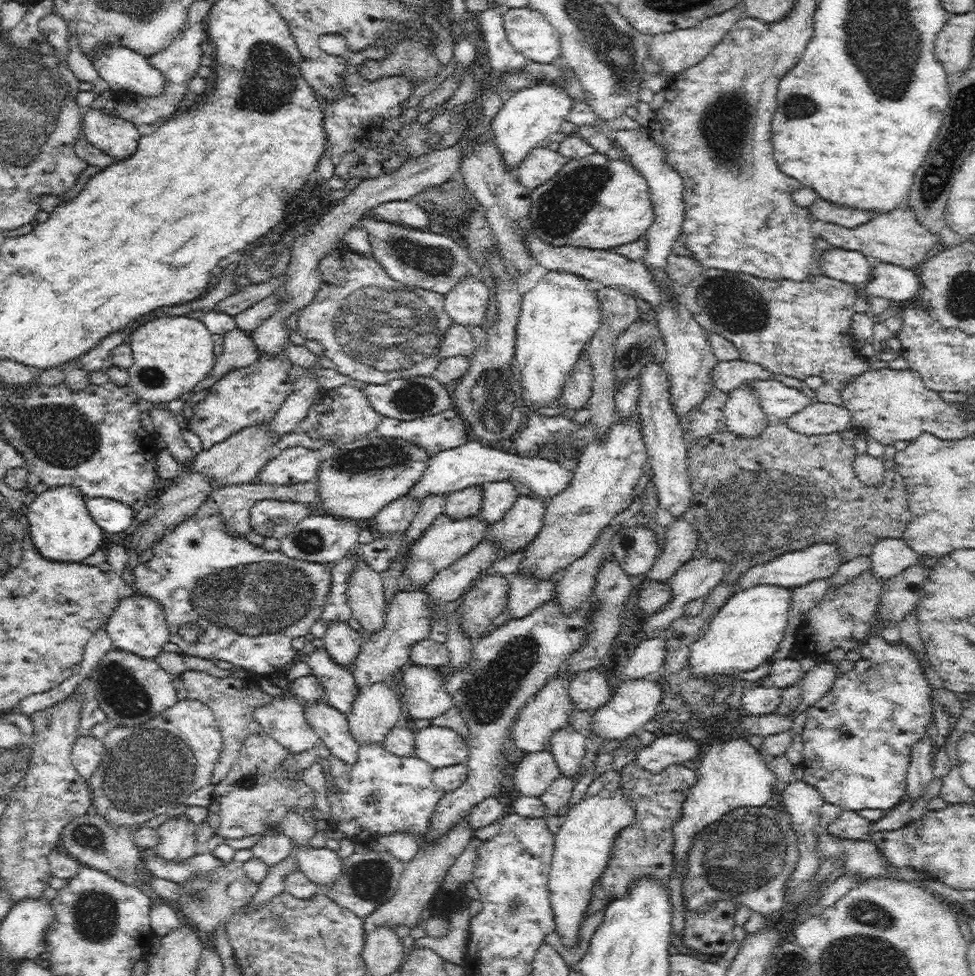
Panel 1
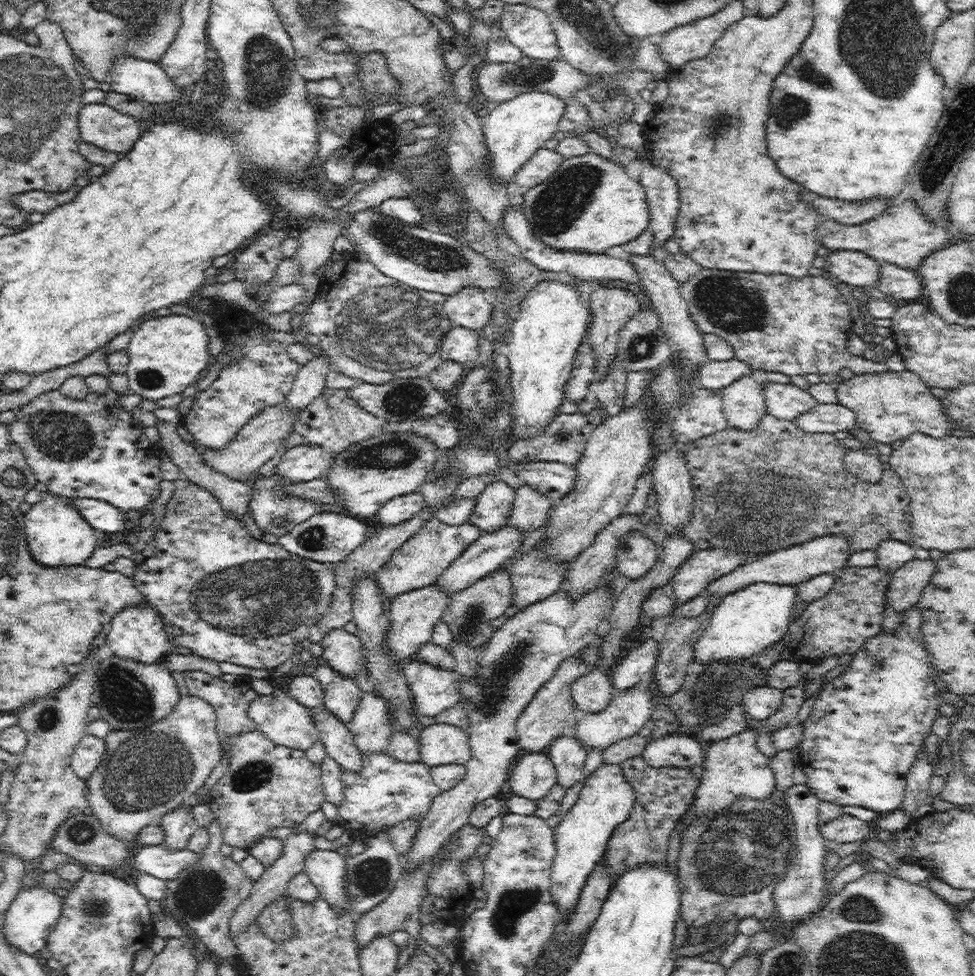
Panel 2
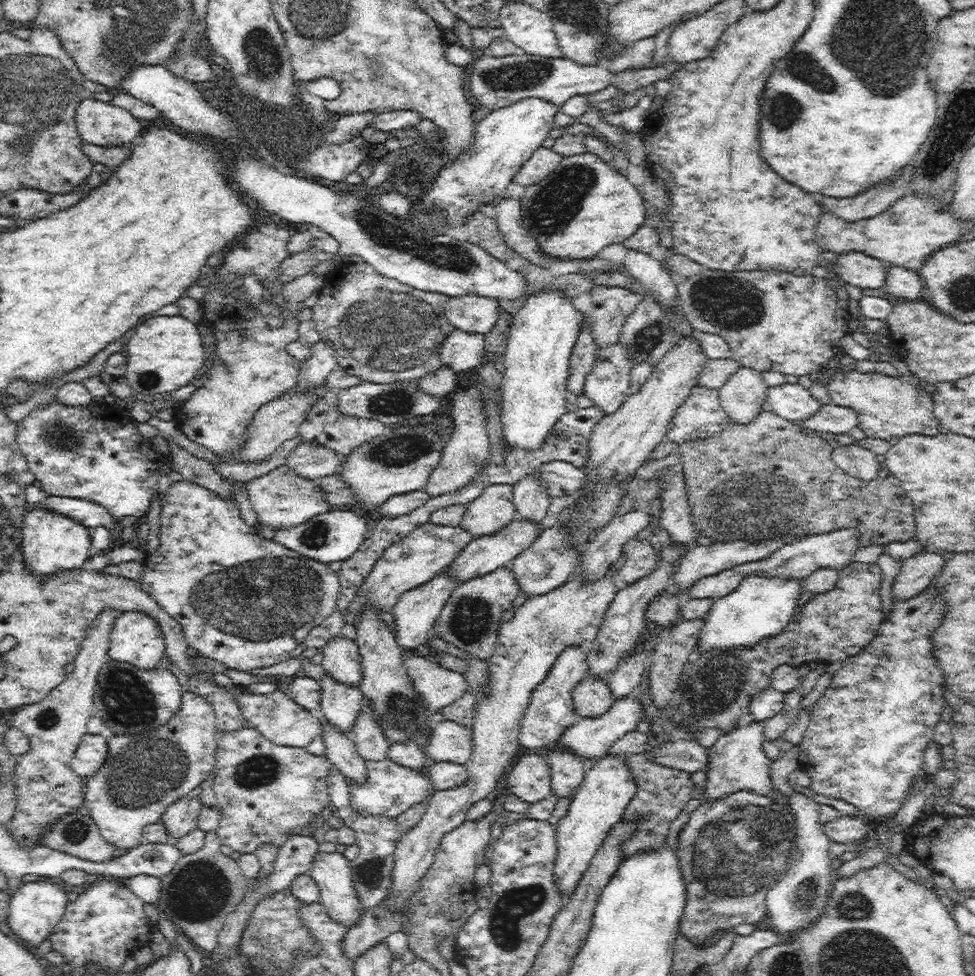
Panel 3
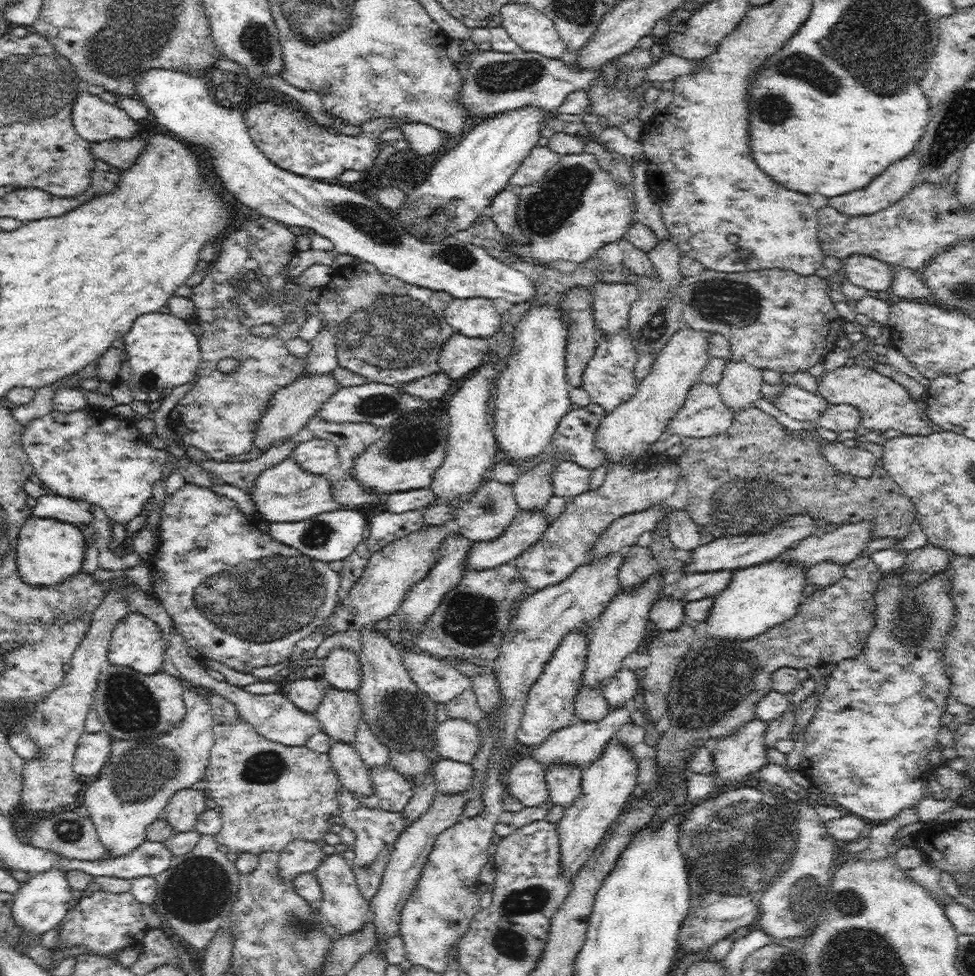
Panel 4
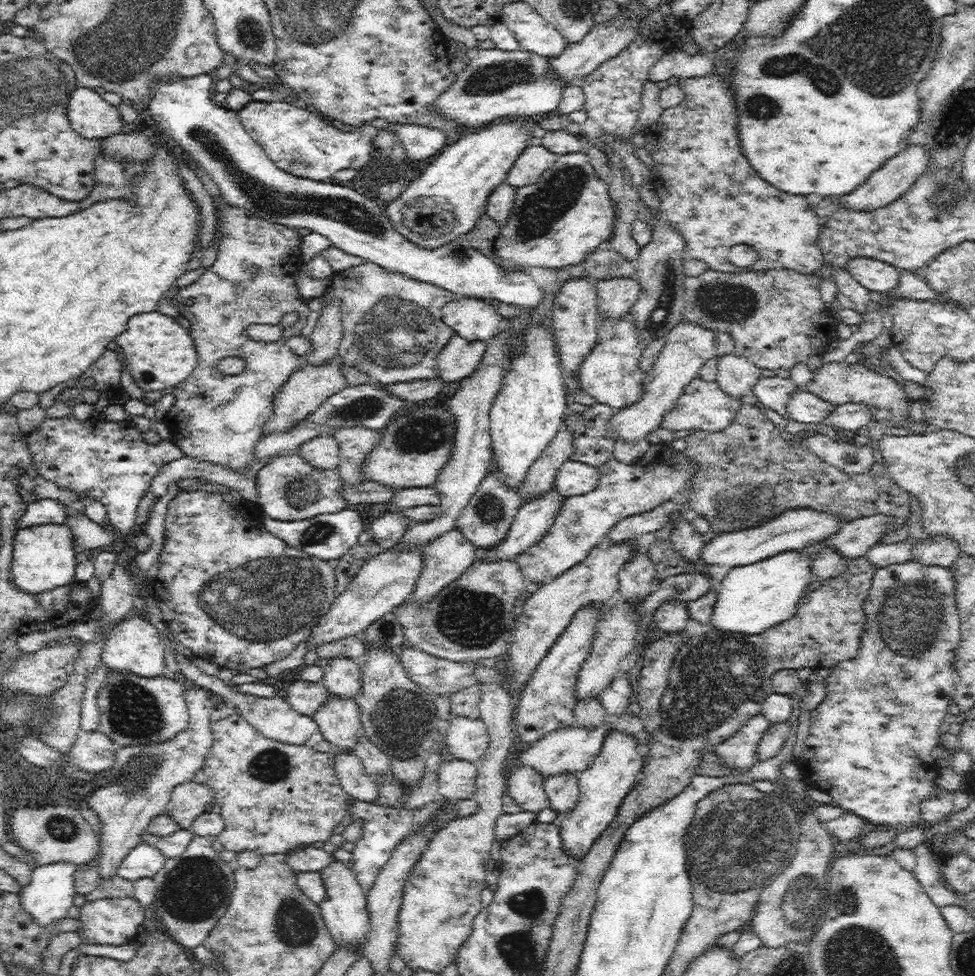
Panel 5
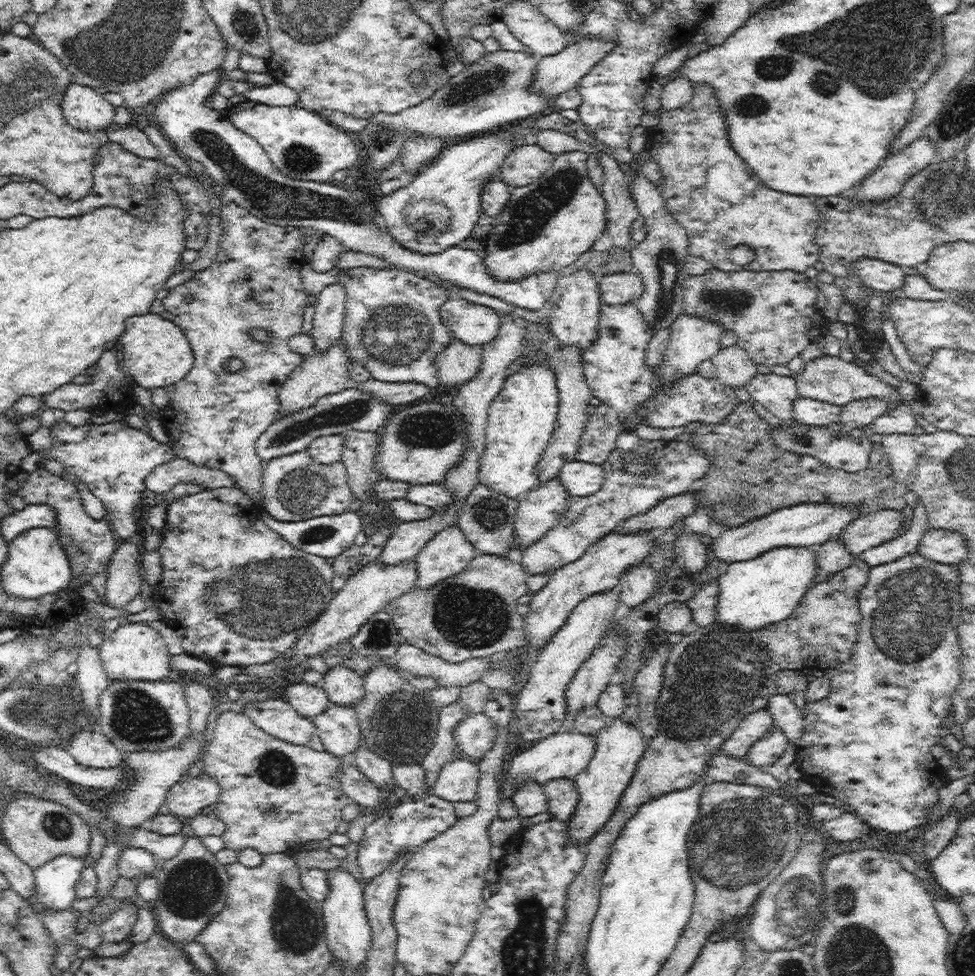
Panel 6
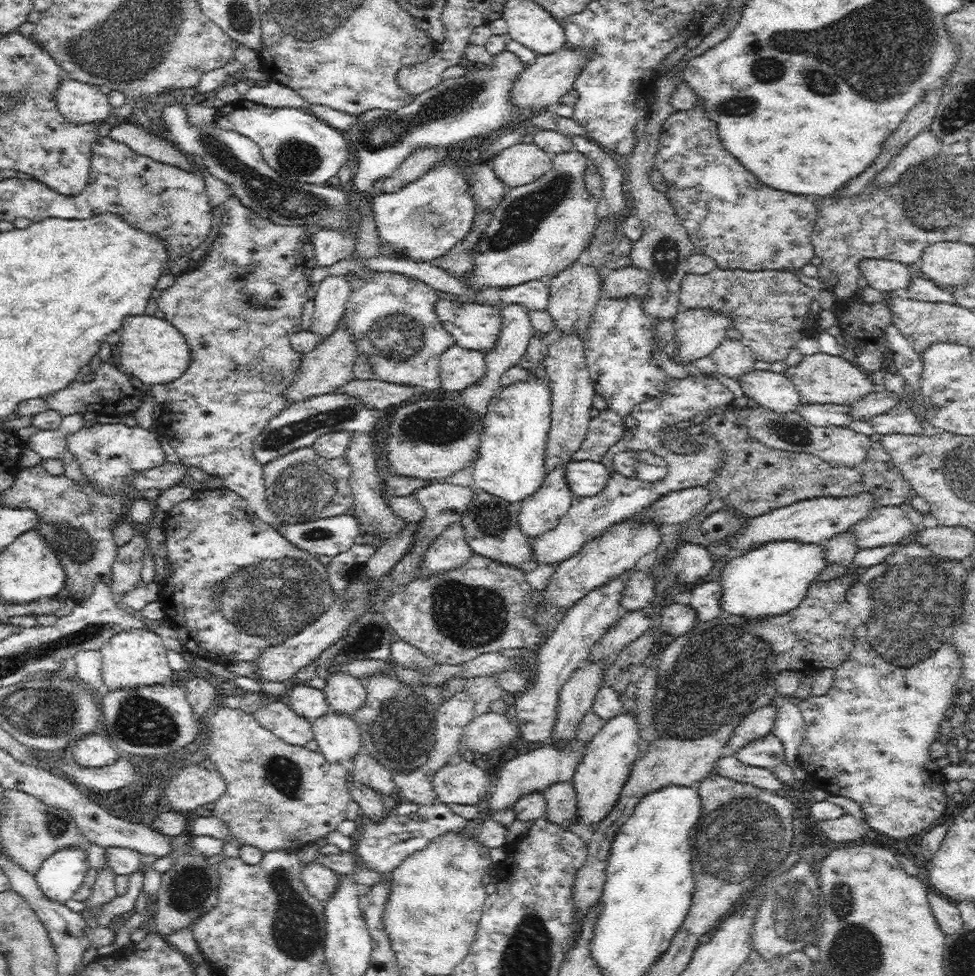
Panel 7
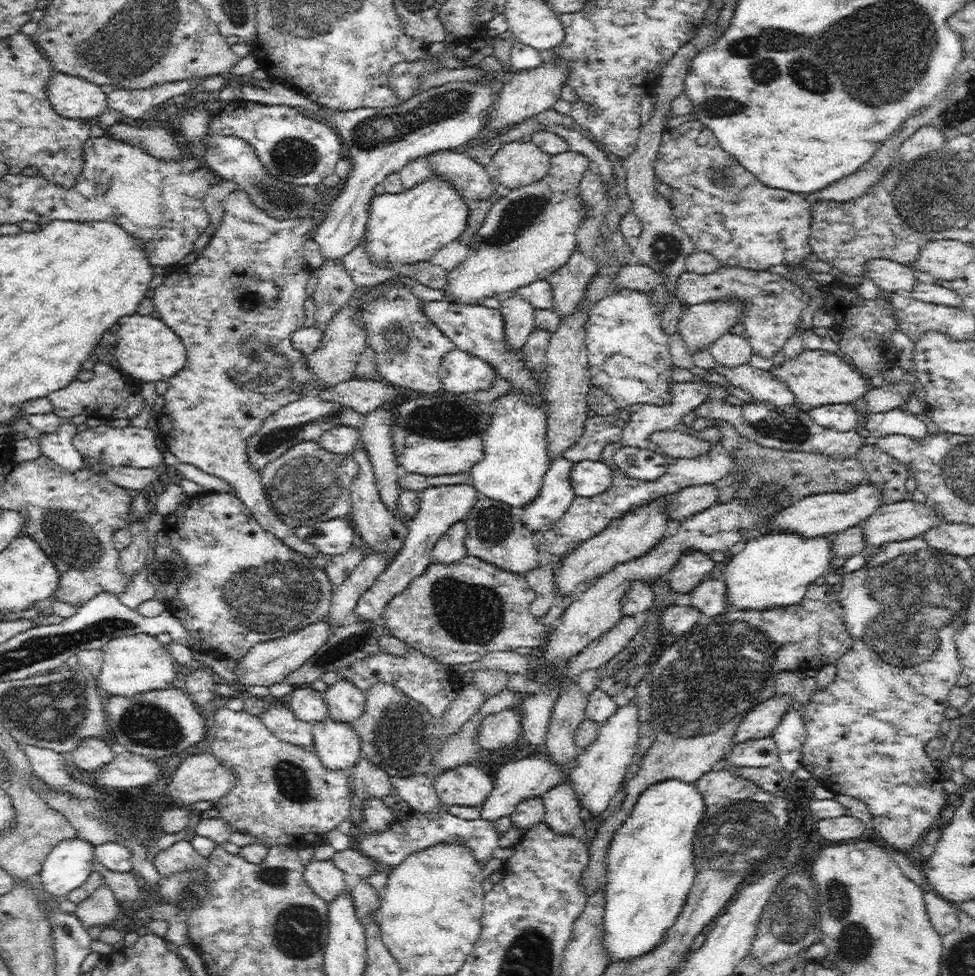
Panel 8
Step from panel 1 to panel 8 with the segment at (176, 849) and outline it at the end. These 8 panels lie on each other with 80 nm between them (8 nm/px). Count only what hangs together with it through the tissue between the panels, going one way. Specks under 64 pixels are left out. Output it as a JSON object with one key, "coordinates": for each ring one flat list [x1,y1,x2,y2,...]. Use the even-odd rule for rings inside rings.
{"coordinates":[[210,750,201,754,189,756,177,767,172,775,172,782,167,785,166,793,172,797,172,802,180,807,191,807,196,802,213,801,218,803,236,786,236,775,220,763]]}

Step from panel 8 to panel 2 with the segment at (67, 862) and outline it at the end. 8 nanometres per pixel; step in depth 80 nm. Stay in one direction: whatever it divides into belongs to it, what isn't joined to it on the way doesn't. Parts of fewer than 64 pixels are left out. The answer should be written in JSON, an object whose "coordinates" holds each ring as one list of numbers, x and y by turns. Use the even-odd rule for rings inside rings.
{"coordinates":[[24,885,5,912,2,929,8,944,30,955,36,954,44,948,46,949,47,938,61,916,62,898,63,893,60,891,46,887,26,887]]}

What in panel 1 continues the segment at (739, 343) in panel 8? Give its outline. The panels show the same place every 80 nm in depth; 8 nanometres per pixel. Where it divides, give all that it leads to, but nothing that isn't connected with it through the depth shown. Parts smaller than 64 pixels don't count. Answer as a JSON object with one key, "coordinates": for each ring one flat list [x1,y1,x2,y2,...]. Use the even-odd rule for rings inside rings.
{"coordinates":[[752,382,744,383,727,394,723,414,727,430,744,438,756,438,766,428,767,414,752,389]]}

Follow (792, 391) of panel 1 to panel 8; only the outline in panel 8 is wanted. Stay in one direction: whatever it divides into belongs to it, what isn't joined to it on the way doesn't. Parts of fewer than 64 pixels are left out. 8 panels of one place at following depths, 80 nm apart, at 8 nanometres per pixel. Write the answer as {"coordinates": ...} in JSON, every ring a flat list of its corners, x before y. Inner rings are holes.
{"coordinates":[[831,404,811,408,811,419,820,426,837,431,847,431,858,426,858,412,854,404]]}

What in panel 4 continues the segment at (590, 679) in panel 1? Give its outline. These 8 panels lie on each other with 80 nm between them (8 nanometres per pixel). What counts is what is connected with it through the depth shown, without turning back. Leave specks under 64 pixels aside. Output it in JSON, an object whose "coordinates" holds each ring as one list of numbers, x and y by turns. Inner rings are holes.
{"coordinates":[[582,685,575,698,576,721,600,722,608,714,609,706,603,691]]}

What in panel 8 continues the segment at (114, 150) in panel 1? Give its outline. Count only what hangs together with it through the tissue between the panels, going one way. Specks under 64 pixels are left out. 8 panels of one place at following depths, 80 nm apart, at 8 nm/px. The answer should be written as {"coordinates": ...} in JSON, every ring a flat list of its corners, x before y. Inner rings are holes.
{"coordinates":[[53,72,46,84,46,93,54,110,64,118,80,118,93,122,109,108,106,93,84,78]]}

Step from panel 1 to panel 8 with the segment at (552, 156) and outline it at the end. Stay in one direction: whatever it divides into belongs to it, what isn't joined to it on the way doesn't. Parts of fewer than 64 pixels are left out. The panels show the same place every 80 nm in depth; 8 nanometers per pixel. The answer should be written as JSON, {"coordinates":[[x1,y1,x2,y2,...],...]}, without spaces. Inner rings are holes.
{"coordinates":[[528,139,503,145,491,164,498,170,497,184,515,189,542,180,550,170,550,160,551,155]]}

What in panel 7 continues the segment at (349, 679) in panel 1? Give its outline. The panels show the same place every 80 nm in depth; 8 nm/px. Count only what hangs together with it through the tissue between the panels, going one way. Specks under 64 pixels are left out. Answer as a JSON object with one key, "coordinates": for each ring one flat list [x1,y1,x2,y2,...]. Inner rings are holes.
{"coordinates":[[327,711,315,720,313,732,318,751,331,764,342,764,343,760,354,761,362,751,359,726,348,714]]}

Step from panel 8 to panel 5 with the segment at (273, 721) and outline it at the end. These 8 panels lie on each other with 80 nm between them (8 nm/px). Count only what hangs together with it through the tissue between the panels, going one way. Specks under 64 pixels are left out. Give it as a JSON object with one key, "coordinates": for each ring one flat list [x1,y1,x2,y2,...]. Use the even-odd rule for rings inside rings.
{"coordinates":[[175,653,175,659,179,670,188,680,192,680,195,685,207,689,212,694,219,694,225,702,229,702,232,706,237,706,239,715,246,719,254,729,262,733,264,737,287,744,304,745,313,734,319,731,319,727,312,717,298,713,284,697,275,695,266,698,242,693,236,689,235,685,229,686,218,677,206,674,204,670,196,667,187,656]]}

